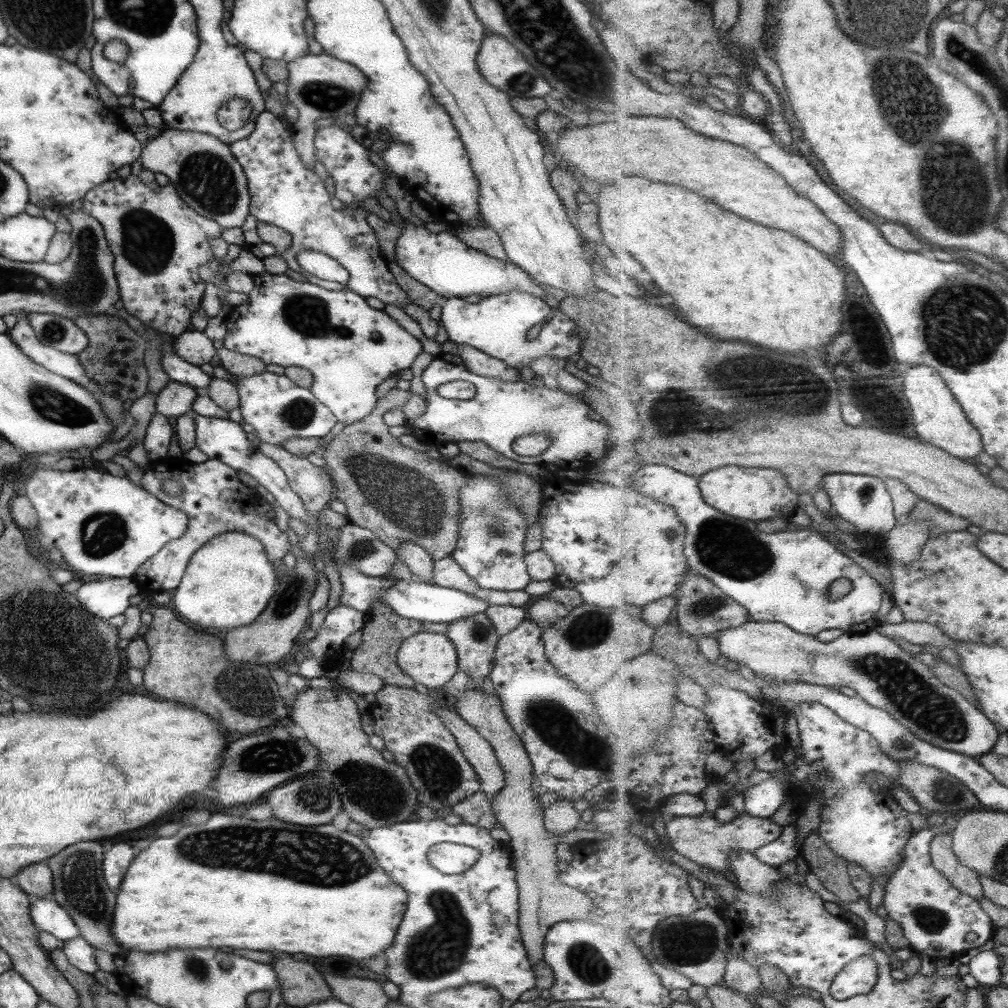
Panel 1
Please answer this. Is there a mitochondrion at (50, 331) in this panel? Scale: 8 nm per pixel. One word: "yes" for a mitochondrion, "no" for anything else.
yes

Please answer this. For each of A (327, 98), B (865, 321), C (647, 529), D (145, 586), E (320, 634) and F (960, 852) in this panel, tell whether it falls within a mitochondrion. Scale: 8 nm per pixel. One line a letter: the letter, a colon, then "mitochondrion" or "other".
A: mitochondrion
B: other
C: other
D: other
E: other
F: other

